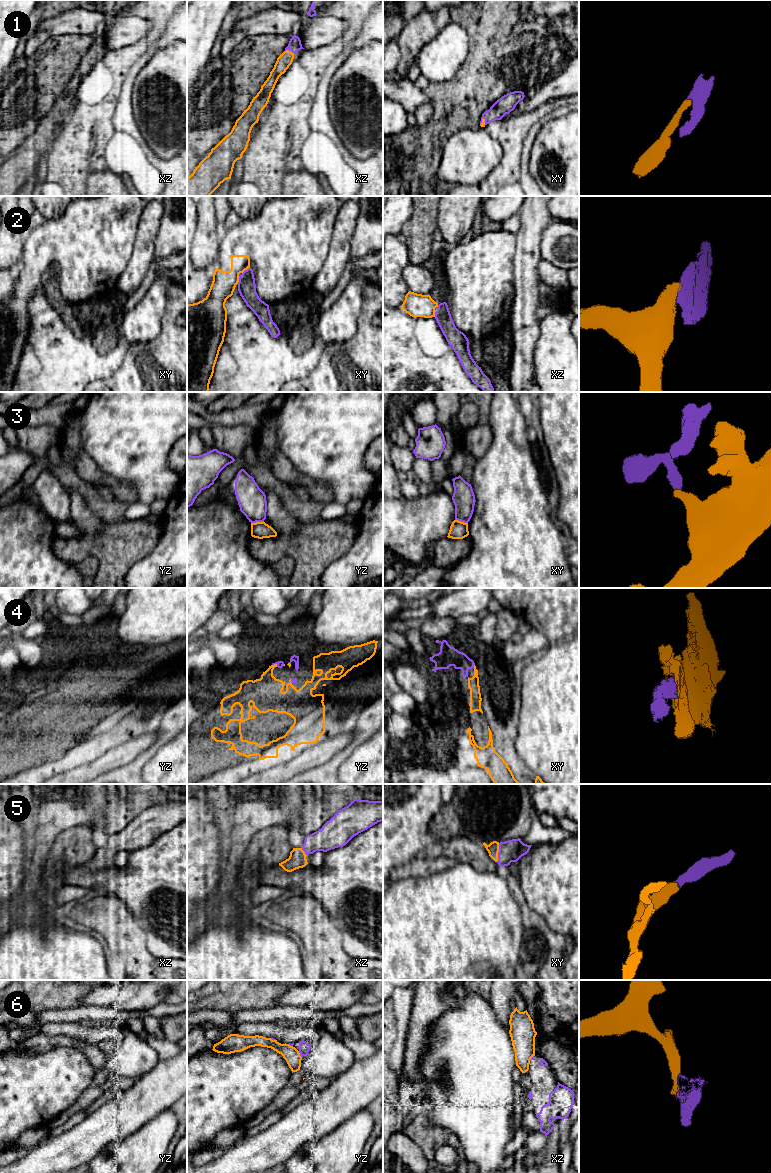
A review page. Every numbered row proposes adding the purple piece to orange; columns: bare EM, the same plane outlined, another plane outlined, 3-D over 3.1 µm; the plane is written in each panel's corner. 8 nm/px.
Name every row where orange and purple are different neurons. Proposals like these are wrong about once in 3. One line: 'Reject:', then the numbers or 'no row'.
Reject: 2, 3, 6

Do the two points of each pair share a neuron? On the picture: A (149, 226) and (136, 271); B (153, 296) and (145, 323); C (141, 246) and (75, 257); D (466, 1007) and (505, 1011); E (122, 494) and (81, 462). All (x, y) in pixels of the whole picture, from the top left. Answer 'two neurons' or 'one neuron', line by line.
A: one neuron
B: one neuron
C: two neurons
D: two neurons
E: one neuron

